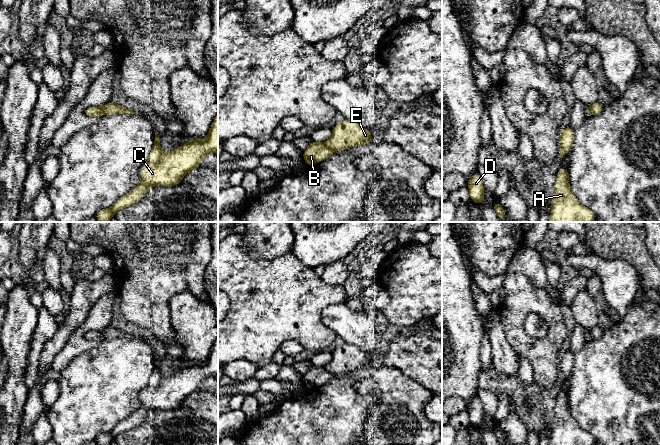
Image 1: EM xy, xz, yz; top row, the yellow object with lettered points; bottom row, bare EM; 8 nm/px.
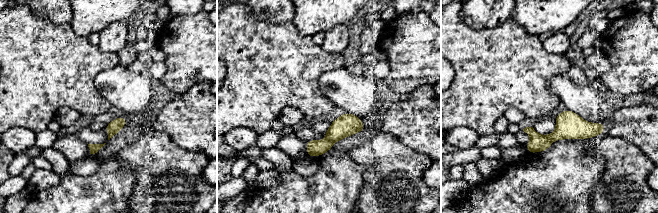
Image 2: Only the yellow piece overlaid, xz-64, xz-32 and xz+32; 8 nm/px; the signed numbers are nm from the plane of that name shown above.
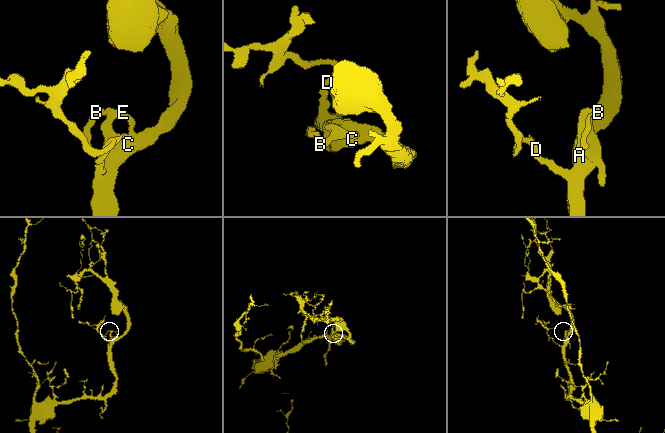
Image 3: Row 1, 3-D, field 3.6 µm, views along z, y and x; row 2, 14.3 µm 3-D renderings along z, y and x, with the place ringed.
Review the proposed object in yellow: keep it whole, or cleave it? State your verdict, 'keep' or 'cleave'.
cleave

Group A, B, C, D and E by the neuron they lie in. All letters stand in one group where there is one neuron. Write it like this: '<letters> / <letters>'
A C D E / B

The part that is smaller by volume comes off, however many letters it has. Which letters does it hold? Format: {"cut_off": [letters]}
{"cut_off": ["B"]}

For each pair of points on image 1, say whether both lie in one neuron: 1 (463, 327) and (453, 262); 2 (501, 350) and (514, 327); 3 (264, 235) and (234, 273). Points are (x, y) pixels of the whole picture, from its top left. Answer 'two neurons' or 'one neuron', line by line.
1: one neuron
2: two neurons
3: two neurons

